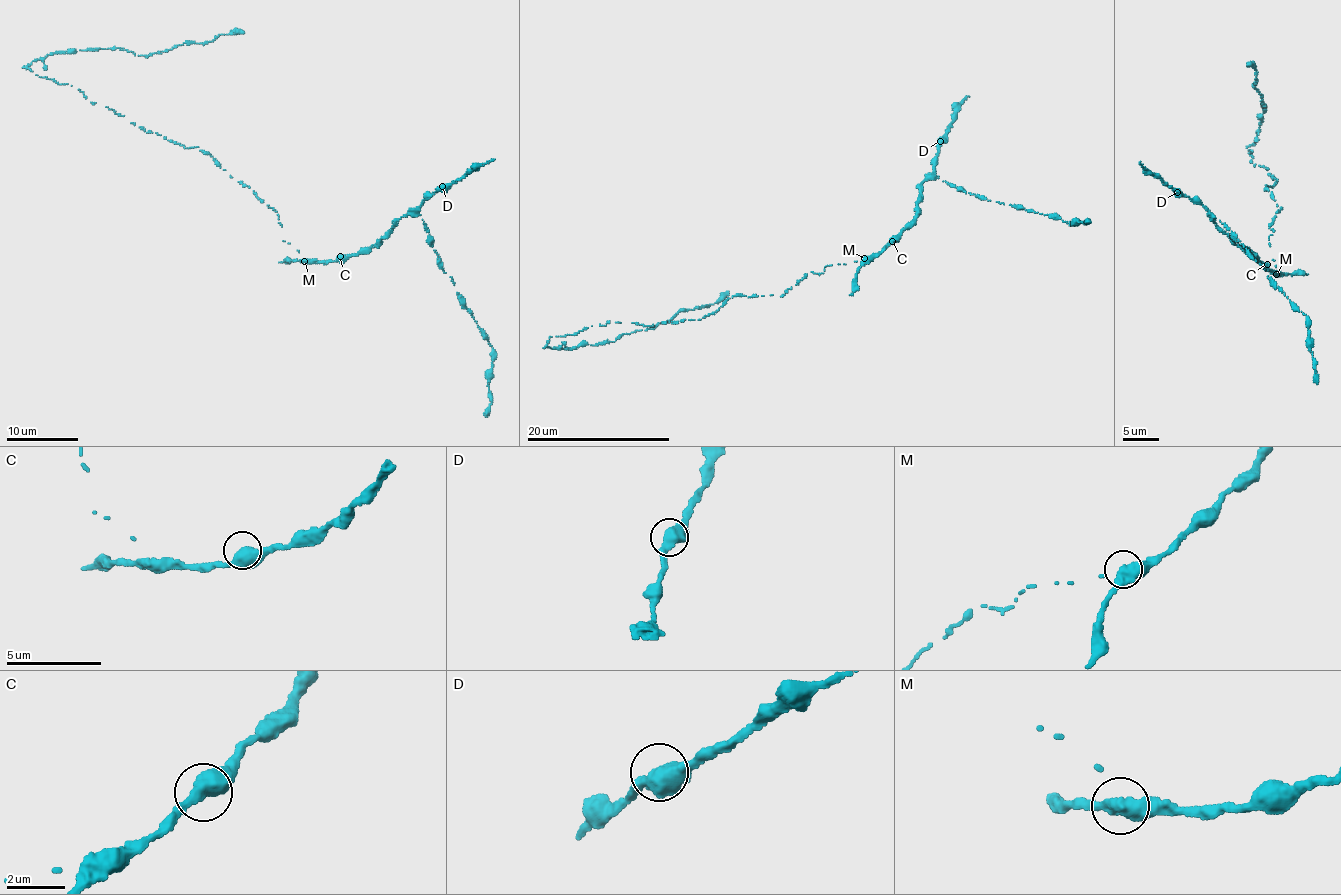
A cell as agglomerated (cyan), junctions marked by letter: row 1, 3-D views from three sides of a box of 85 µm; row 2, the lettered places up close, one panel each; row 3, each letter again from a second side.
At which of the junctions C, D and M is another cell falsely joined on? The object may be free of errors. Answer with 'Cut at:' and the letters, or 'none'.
Cut at: M

